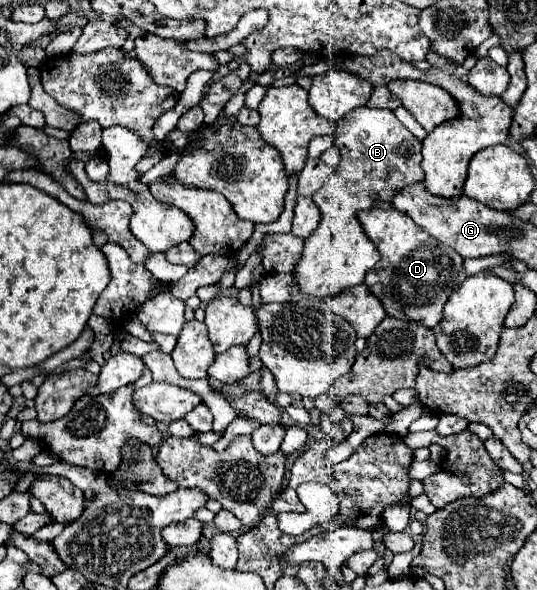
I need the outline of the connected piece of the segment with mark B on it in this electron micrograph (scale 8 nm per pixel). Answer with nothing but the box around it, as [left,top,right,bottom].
[291,107,423,297]

